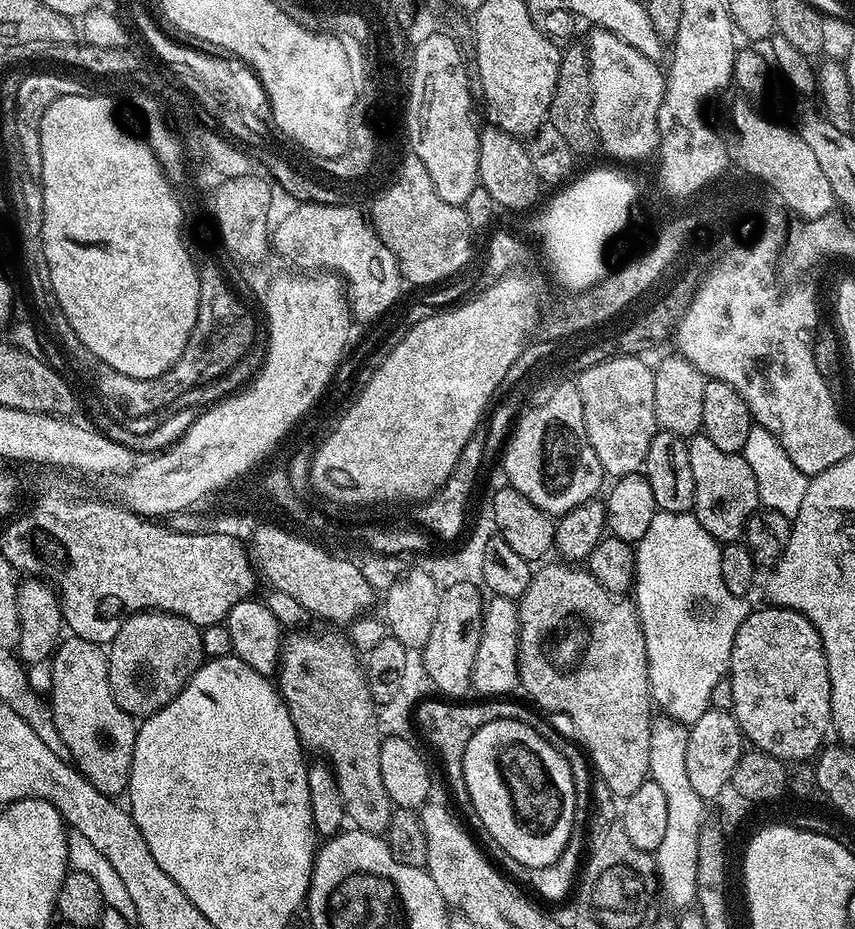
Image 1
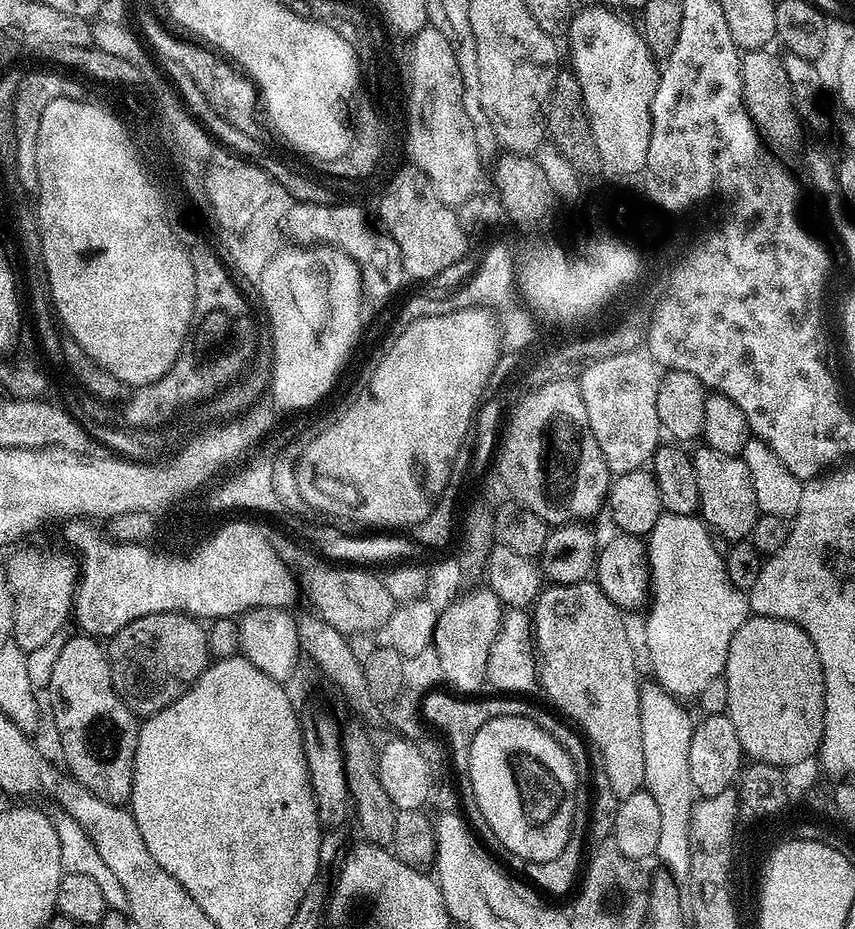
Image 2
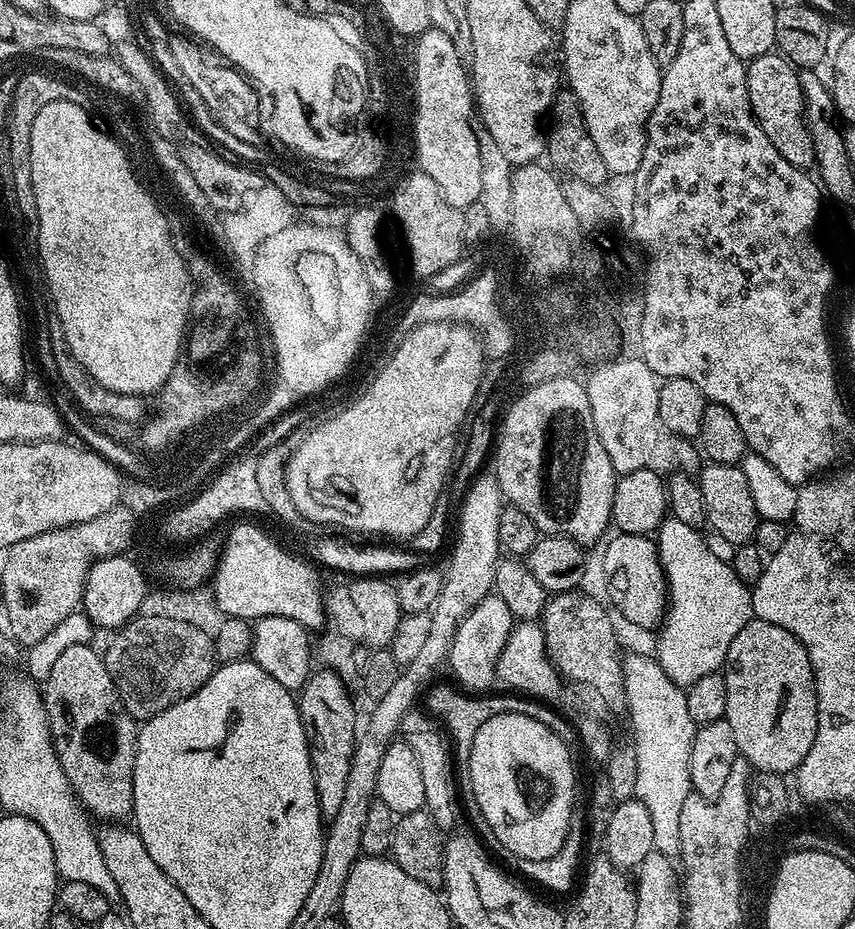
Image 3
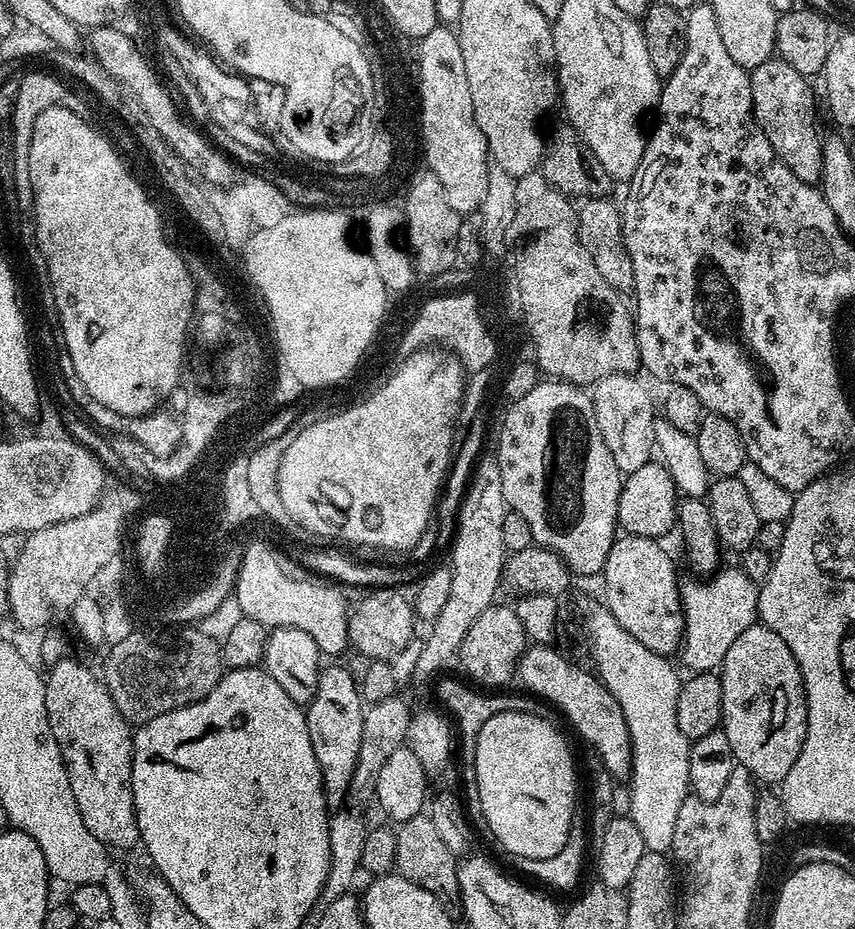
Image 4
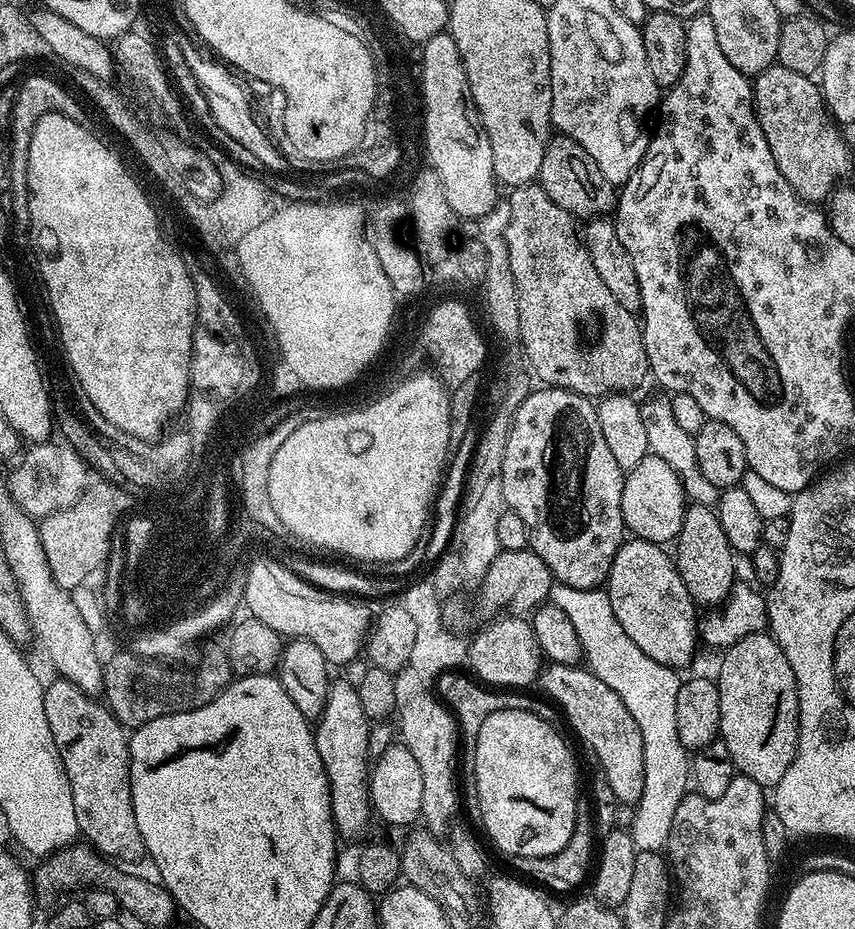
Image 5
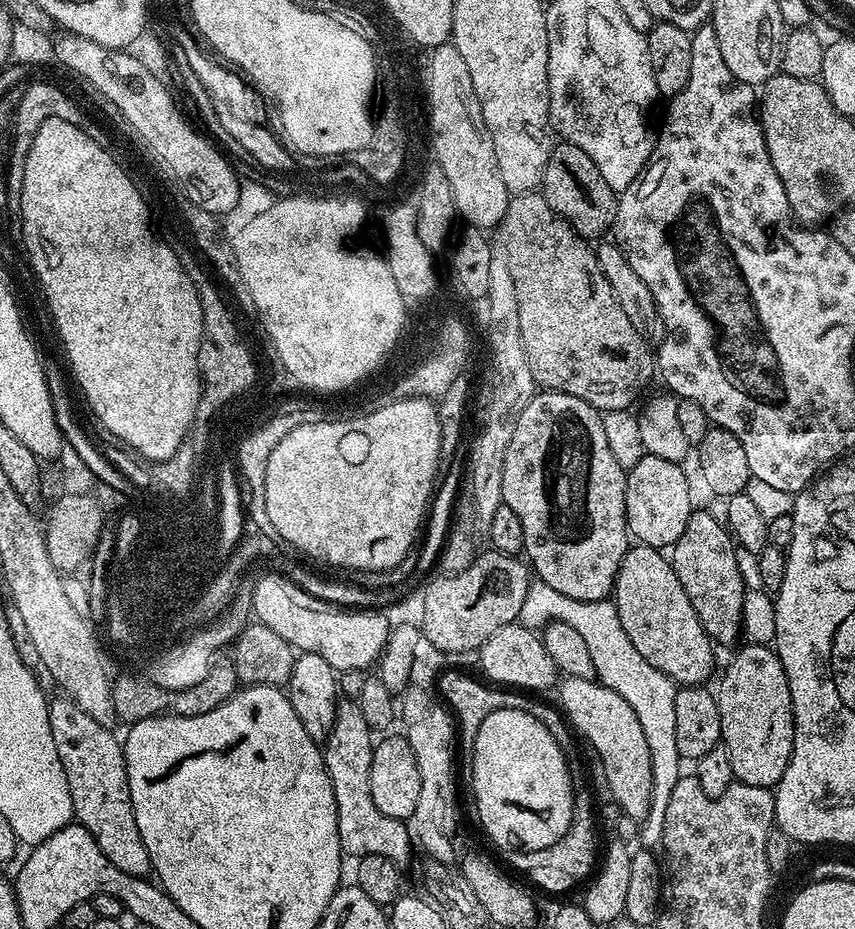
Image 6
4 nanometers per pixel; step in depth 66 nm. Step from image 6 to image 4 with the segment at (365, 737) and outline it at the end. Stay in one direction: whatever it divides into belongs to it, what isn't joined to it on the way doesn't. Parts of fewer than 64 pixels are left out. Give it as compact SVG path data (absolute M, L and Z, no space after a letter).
M328 662L321 667L320 677L318 678L318 686L312 695L312 701L306 706L306 726L310 730L310 746L314 746L314 758L318 758L318 766L322 774L322 782L324 783L324 797L328 800L329 809L335 810L344 803L344 796L348 792L350 786L350 778L354 778L354 766L358 762L358 750L362 750L362 722L364 721L364 714L366 711L366 701L360 694L360 686L350 674L350 670L343 663Z

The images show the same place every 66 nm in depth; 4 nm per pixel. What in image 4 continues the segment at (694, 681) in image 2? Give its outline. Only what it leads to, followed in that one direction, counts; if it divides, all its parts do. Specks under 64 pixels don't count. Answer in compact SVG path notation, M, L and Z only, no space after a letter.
M724 566L707 579L696 579L700 580L692 580L689 584L687 581L680 594L680 601L684 603L684 638L678 656L684 659L685 666L689 668L687 671L692 674L719 669L734 638L738 638L742 630L750 630L760 614L760 589L745 574L743 567Z

